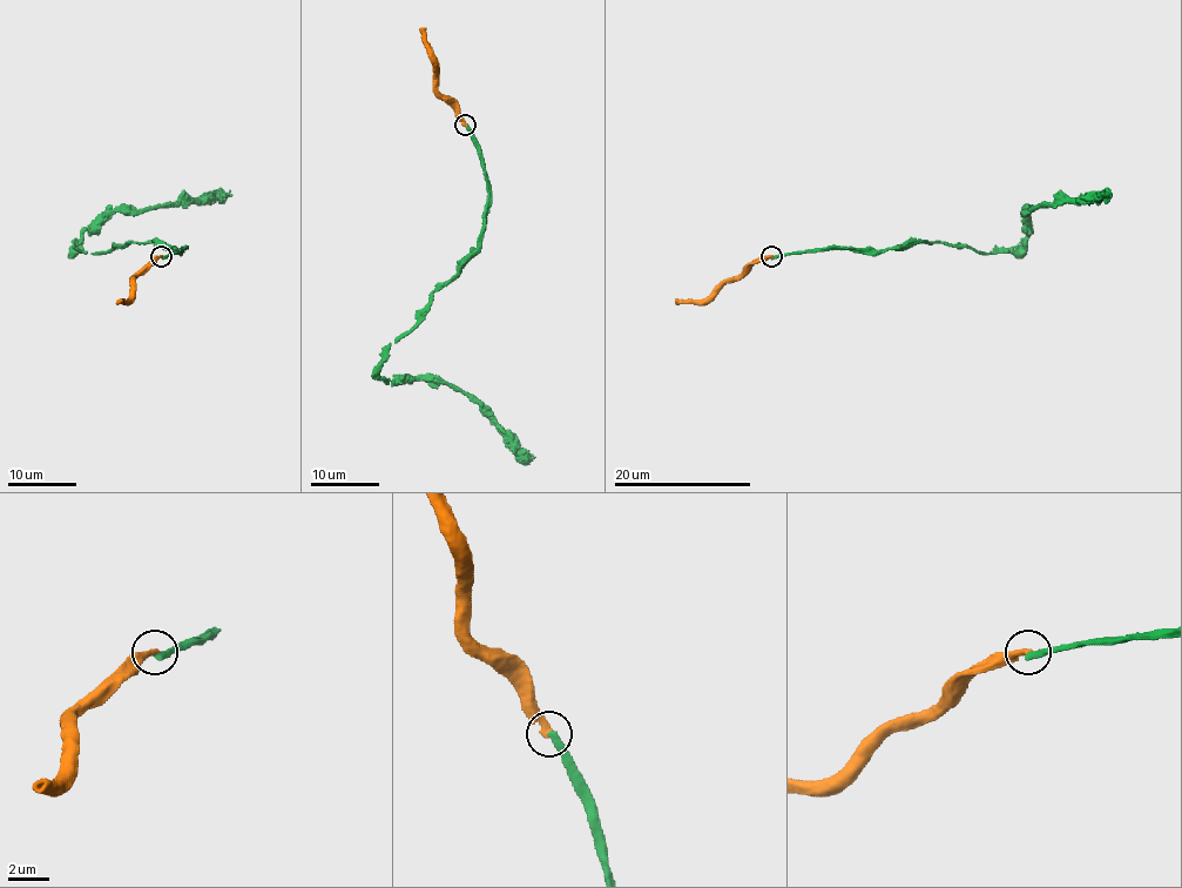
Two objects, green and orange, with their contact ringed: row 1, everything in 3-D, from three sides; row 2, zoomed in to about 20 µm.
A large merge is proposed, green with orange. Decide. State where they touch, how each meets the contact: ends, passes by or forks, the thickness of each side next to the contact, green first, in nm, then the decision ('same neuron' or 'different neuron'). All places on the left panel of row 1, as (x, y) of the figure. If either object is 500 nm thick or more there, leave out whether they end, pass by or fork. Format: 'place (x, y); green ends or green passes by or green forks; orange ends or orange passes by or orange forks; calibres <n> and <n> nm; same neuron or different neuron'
place (161, 256); green ends; orange ends; calibres 360 and 360 nm; different neuron

